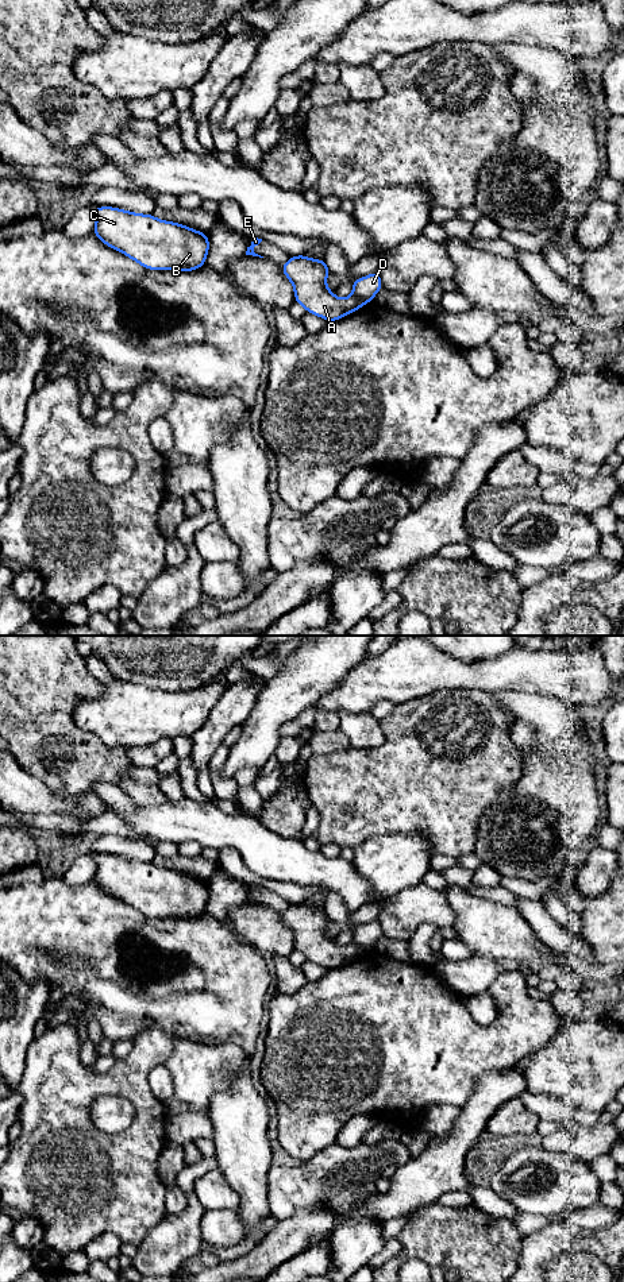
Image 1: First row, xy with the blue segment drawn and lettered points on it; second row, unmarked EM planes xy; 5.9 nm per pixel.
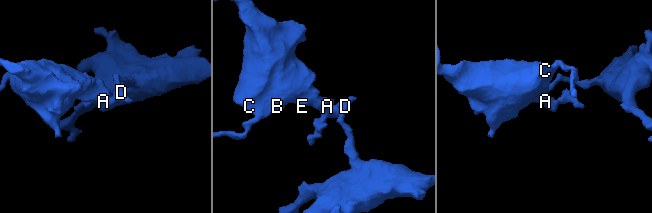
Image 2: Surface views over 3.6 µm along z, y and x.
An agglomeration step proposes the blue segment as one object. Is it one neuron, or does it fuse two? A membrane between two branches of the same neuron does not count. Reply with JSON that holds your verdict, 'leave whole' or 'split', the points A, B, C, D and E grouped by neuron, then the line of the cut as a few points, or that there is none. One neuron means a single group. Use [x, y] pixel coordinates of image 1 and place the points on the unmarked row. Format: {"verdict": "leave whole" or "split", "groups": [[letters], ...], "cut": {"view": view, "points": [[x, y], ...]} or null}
{"verdict": "split", "groups": [["A", "B", "C", "E"], ["D"]], "cut": {"view": "xy", "points": [[353, 942], [366, 950]]}}

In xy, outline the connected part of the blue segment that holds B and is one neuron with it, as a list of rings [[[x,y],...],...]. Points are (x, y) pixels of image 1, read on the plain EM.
[[[92,854],[96,872],[92,879],[105,893],[123,900],[147,918],[194,919],[205,912],[209,884],[186,873],[159,868],[154,862],[134,861],[112,854]]]

